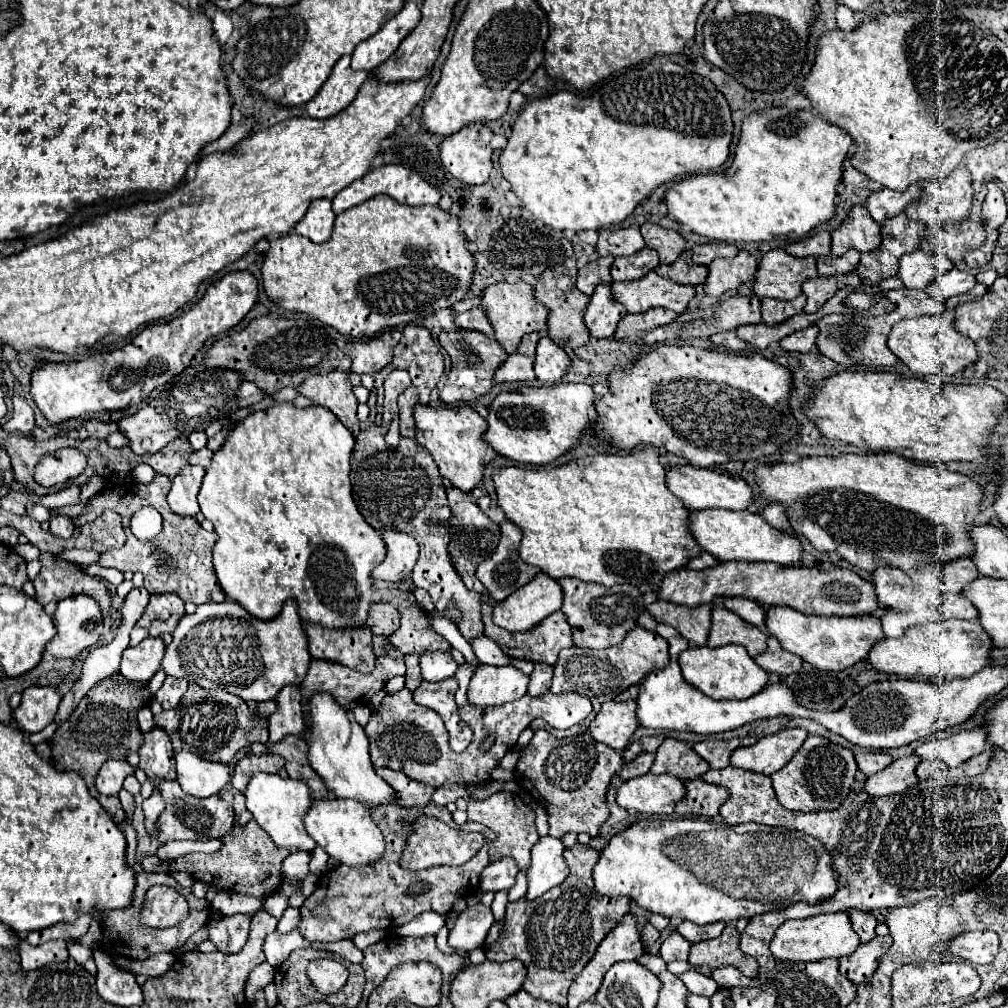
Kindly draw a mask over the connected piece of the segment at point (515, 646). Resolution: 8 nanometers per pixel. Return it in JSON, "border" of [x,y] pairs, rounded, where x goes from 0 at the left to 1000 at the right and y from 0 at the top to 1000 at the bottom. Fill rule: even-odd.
{"border":[[[484,599],[478,601],[478,613],[480,613],[480,629],[484,633],[488,633],[498,643],[498,647],[506,653],[516,653],[516,655],[526,655],[526,657],[540,657],[540,659],[550,661],[552,653],[554,653],[554,647],[560,645],[560,643],[569,641],[565,619],[562,617],[562,611],[558,607],[546,609],[544,613],[540,613],[540,617],[536,617],[534,621],[528,621],[522,627],[500,627],[498,623],[494,623],[488,617],[488,601],[484,601]]]}

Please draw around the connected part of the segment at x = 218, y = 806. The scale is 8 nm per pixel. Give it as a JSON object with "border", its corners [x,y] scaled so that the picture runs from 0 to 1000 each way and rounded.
{"border":[[[145,774],[141,778],[141,786],[135,788],[135,806],[131,810],[131,817],[137,825],[137,839],[135,839],[135,855],[141,857],[141,853],[145,849],[153,849],[155,843],[169,835],[169,833],[208,833],[208,831],[220,831],[222,827],[226,827],[226,823],[230,823],[232,819],[232,804],[230,800],[220,794],[218,790],[210,790],[210,792],[190,792],[187,788],[183,788],[179,784],[179,778],[177,776],[159,776],[159,786],[165,794],[165,804],[161,806],[161,810],[157,812],[157,821],[159,821],[159,827],[157,831],[149,831],[143,823],[143,808],[141,808],[141,794],[149,790],[153,778],[149,774]]]}

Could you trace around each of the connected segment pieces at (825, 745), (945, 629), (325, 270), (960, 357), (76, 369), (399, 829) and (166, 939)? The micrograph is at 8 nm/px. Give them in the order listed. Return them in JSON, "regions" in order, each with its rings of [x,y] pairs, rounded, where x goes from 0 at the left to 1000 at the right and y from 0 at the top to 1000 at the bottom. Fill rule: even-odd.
{"regions":[[[[802,730],[794,744],[786,750],[786,754],[768,766],[766,780],[770,784],[772,796],[782,804],[794,806],[812,806],[812,804],[827,804],[841,790],[843,780],[849,768],[847,748],[841,742],[825,738],[815,730]]],[[[935,615],[919,621],[905,621],[893,633],[877,633],[869,637],[861,649],[867,665],[891,671],[911,673],[960,673],[980,659],[984,635],[968,615]]],[[[373,194],[333,214],[331,230],[321,242],[312,242],[296,232],[270,238],[260,264],[262,288],[270,300],[284,308],[304,310],[337,331],[363,337],[381,329],[381,325],[407,321],[437,306],[448,306],[450,300],[462,296],[468,284],[472,256],[462,246],[462,236],[454,224],[454,214],[437,204],[409,206],[385,194]]],[[[942,296],[940,306],[933,313],[915,313],[915,315],[905,315],[891,319],[885,323],[883,335],[881,335],[881,345],[907,369],[907,371],[948,371],[954,369],[956,365],[964,363],[970,359],[970,347],[968,341],[946,327],[946,304],[952,300],[950,296]]],[[[228,270],[214,282],[210,282],[200,298],[175,313],[171,319],[143,325],[119,347],[95,351],[79,359],[69,361],[44,361],[32,369],[30,391],[44,415],[62,423],[71,415],[83,415],[89,409],[123,407],[125,403],[137,403],[149,389],[181,371],[194,349],[210,333],[216,333],[240,319],[240,315],[252,306],[256,298],[256,278],[248,270]]],[[[385,798],[379,799],[373,804],[369,804],[369,813],[377,819],[377,823],[381,825],[381,833],[383,833],[383,845],[379,849],[379,853],[371,859],[357,859],[357,861],[345,861],[345,859],[333,859],[329,863],[325,863],[323,867],[317,869],[315,873],[315,879],[312,883],[312,887],[308,891],[304,891],[304,895],[300,897],[298,905],[300,905],[300,915],[296,917],[296,923],[306,931],[306,933],[315,933],[315,935],[335,935],[335,933],[341,933],[341,931],[351,931],[353,927],[357,925],[363,925],[363,923],[369,923],[369,921],[395,921],[403,915],[407,915],[409,911],[413,911],[415,907],[423,905],[423,903],[429,903],[429,905],[435,905],[438,909],[442,909],[446,903],[448,903],[448,895],[456,889],[466,889],[474,883],[474,877],[476,877],[476,865],[480,863],[480,859],[484,859],[484,836],[490,835],[492,827],[489,823],[476,816],[463,814],[457,823],[464,825],[476,825],[480,827],[482,837],[480,841],[474,845],[472,851],[468,851],[464,857],[460,859],[433,859],[433,861],[425,861],[425,863],[407,863],[403,865],[399,859],[397,859],[397,851],[399,851],[399,843],[403,839],[405,829],[408,827],[408,817],[413,811],[418,809],[418,806],[423,808],[431,808],[435,813],[446,817],[446,819],[452,819],[450,817],[450,812],[448,808],[440,802],[440,800],[421,800],[421,802],[400,802],[395,799]]],[[[139,865],[135,869],[135,883],[133,883],[133,895],[127,903],[111,903],[105,907],[103,915],[101,915],[101,933],[99,933],[99,938],[111,946],[111,948],[123,948],[123,950],[131,950],[131,952],[143,952],[151,946],[157,946],[157,944],[173,944],[173,940],[177,938],[183,938],[183,935],[194,925],[198,923],[208,911],[208,899],[204,897],[202,891],[194,891],[188,887],[187,881],[181,881],[171,869],[167,867],[153,867],[153,865]],[[147,877],[167,877],[171,881],[175,881],[188,897],[188,909],[175,917],[173,921],[147,921],[143,917],[139,917],[139,903],[143,901],[143,891],[145,891],[145,885],[147,885]]]]}

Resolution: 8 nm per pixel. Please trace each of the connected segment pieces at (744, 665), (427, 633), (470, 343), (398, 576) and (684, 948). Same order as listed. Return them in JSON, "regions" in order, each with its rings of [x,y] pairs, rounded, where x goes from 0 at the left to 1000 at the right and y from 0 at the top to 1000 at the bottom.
{"regions":[[[[720,639],[714,643],[683,643],[675,649],[677,671],[683,679],[690,681],[694,687],[708,694],[736,694],[754,687],[762,677],[762,667],[742,651],[738,641]]],[[[395,603],[397,623],[387,631],[387,637],[399,649],[421,649],[425,645],[446,645],[446,639],[427,625],[423,611],[413,603]]],[[[448,325],[448,327],[438,327],[435,333],[438,345],[446,351],[448,357],[448,367],[446,367],[446,375],[442,379],[442,383],[437,387],[437,397],[442,401],[448,399],[466,399],[472,397],[474,393],[482,391],[488,381],[490,381],[490,369],[492,365],[502,357],[502,349],[496,343],[496,339],[492,339],[492,335],[486,335],[482,331],[472,331],[472,327],[456,327],[456,325]]],[[[383,526],[379,534],[383,538],[385,552],[381,554],[381,558],[377,558],[371,563],[371,573],[383,575],[383,577],[395,577],[407,571],[415,554],[415,540],[411,538],[411,534],[391,526]]],[[[667,925],[659,935],[657,935],[657,940],[655,940],[655,948],[657,952],[663,956],[663,954],[669,954],[669,952],[683,952],[683,942],[685,942],[687,935],[683,935],[681,931],[677,931],[673,925]]]]}

